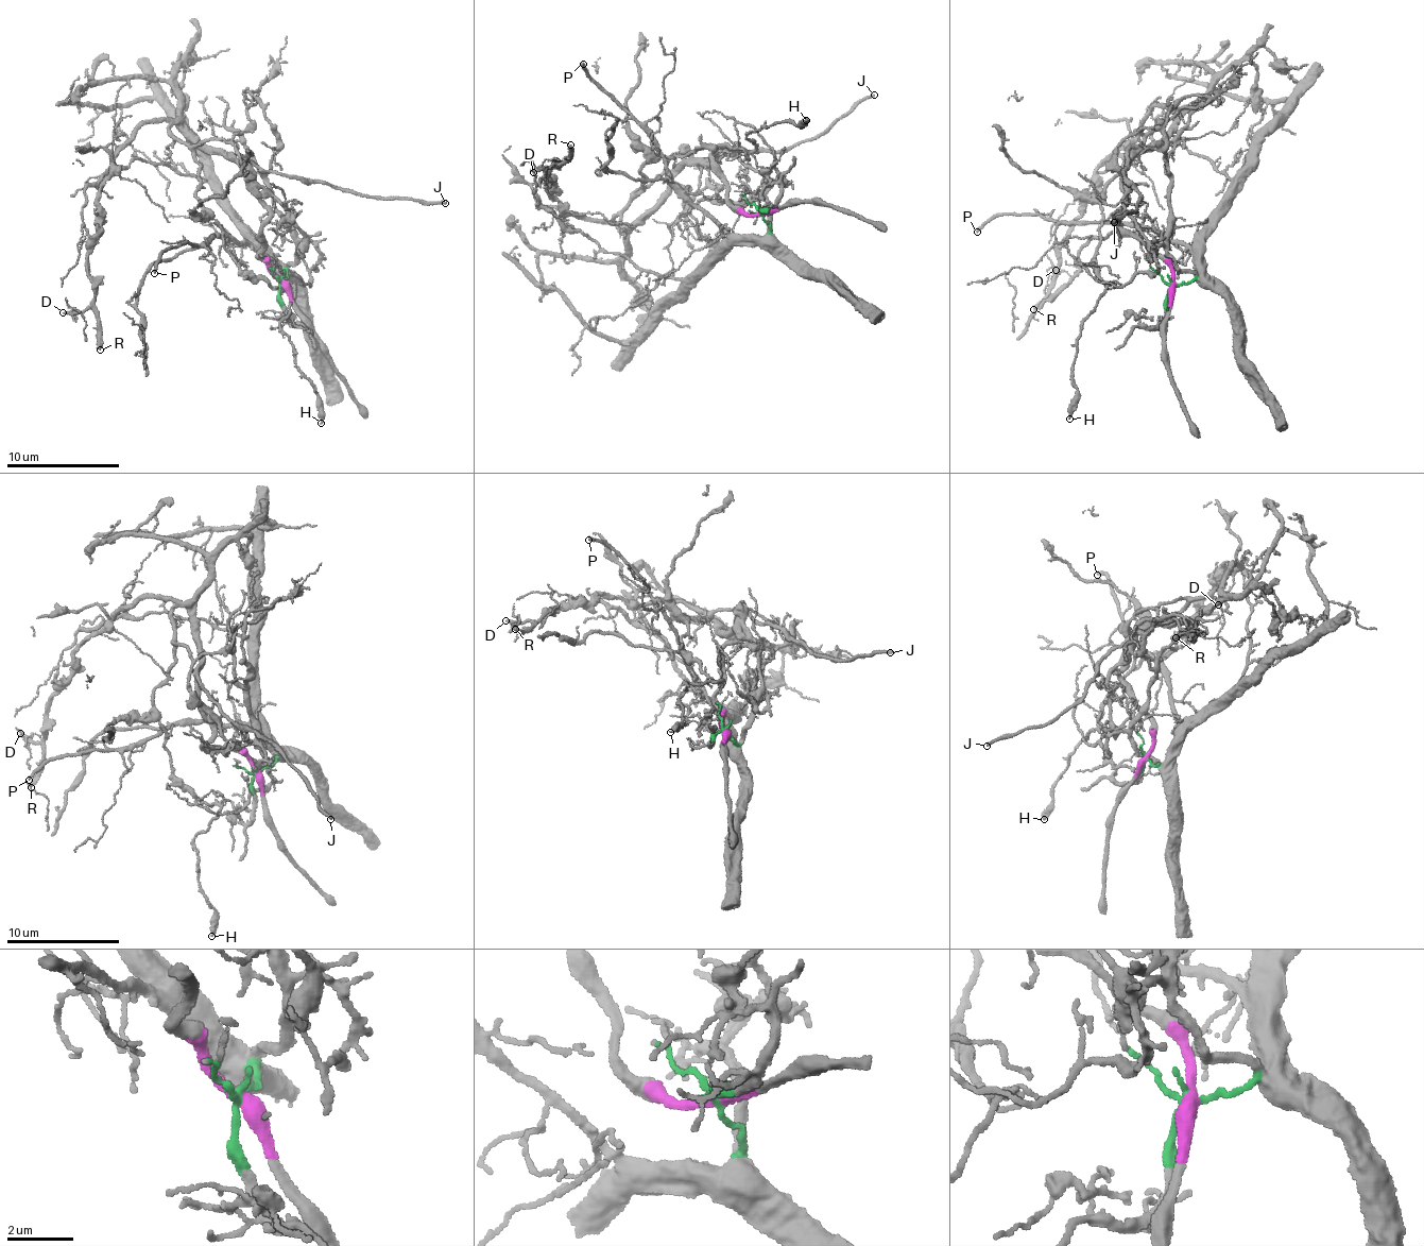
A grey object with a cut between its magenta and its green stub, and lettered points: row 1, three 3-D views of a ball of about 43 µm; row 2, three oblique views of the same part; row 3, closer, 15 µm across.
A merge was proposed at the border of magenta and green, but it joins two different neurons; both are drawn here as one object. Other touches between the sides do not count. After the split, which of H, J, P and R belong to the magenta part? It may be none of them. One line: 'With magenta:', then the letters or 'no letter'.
With magenta: H, J, R

